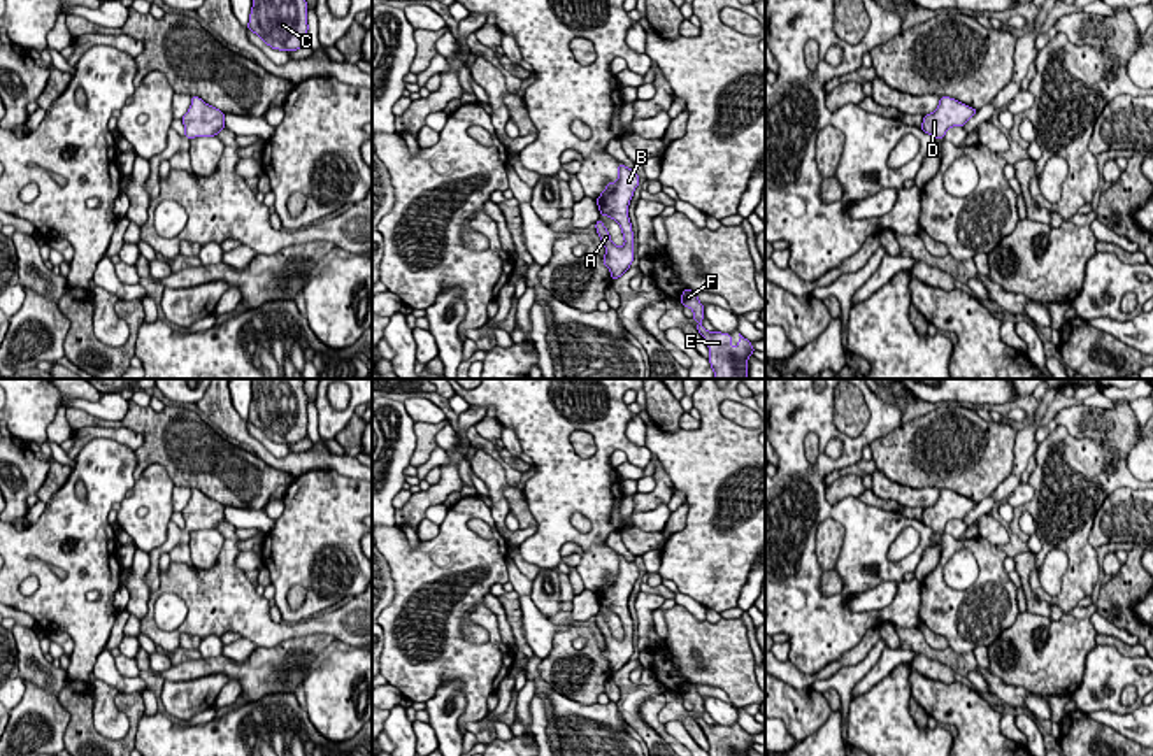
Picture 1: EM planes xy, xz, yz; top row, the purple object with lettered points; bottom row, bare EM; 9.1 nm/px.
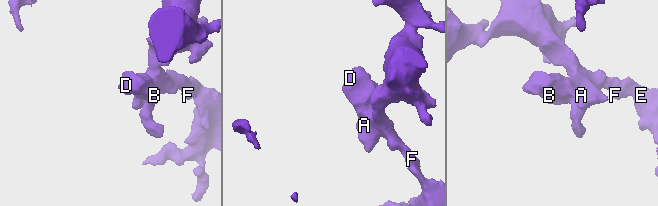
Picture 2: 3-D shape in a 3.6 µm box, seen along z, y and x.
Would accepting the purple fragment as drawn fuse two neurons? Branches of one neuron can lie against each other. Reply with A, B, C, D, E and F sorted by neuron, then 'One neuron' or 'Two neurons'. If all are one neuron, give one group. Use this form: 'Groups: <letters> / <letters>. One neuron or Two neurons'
Groups: A B C D E F. One neuron

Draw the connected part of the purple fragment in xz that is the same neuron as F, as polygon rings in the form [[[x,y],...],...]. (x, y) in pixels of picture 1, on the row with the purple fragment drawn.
[[[684,289],[681,303],[693,310],[693,317],[698,325],[695,326],[704,337],[709,347],[709,363],[714,370],[714,379],[748,379],[748,358],[753,356],[755,349],[748,339],[739,333],[739,344],[730,344],[732,335],[721,332],[707,332],[700,323],[704,321],[704,305],[697,298],[697,293]]]

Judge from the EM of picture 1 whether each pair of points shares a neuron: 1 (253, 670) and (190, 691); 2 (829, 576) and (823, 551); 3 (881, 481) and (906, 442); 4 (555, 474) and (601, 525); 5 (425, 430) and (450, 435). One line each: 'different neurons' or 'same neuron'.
1: different neurons
2: same neuron
3: different neurons
4: same neuron
5: different neurons

